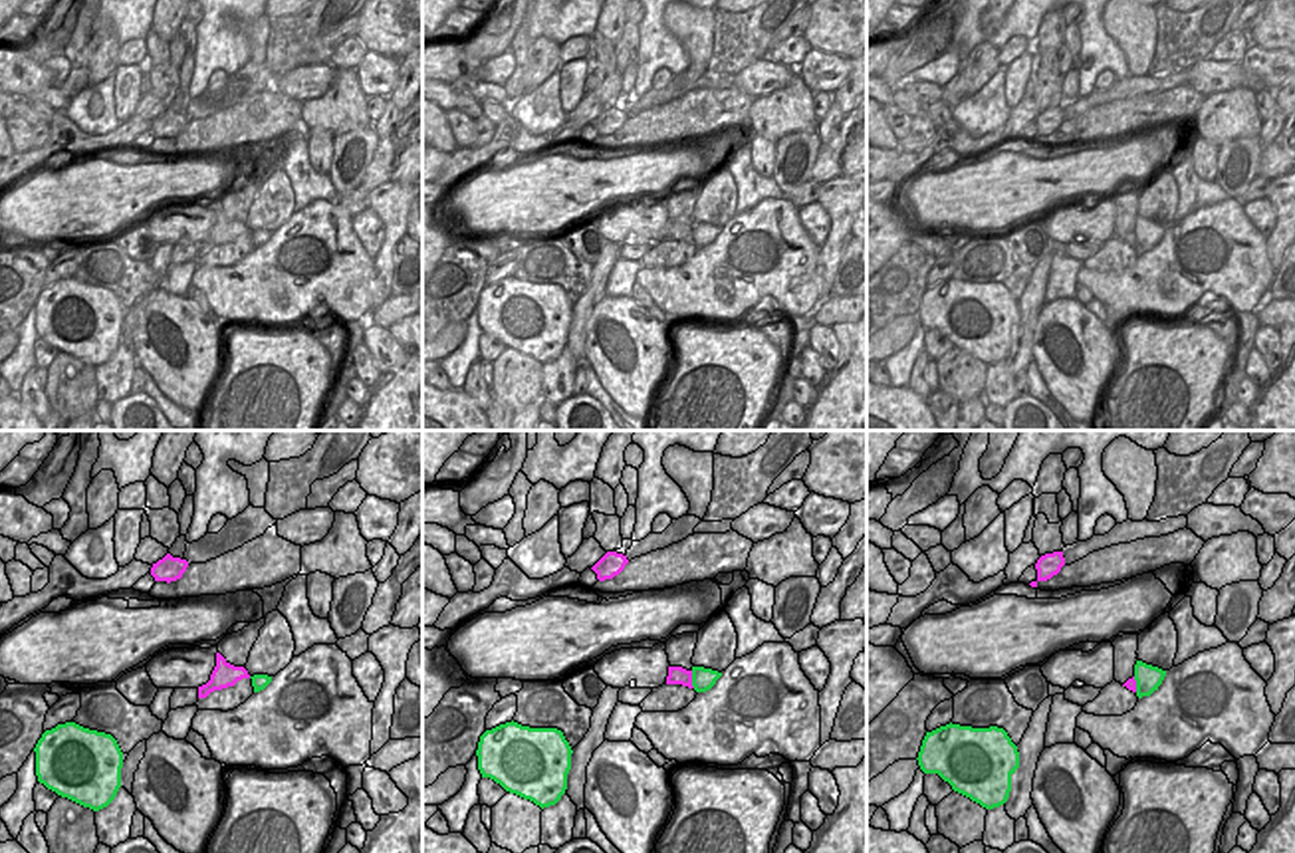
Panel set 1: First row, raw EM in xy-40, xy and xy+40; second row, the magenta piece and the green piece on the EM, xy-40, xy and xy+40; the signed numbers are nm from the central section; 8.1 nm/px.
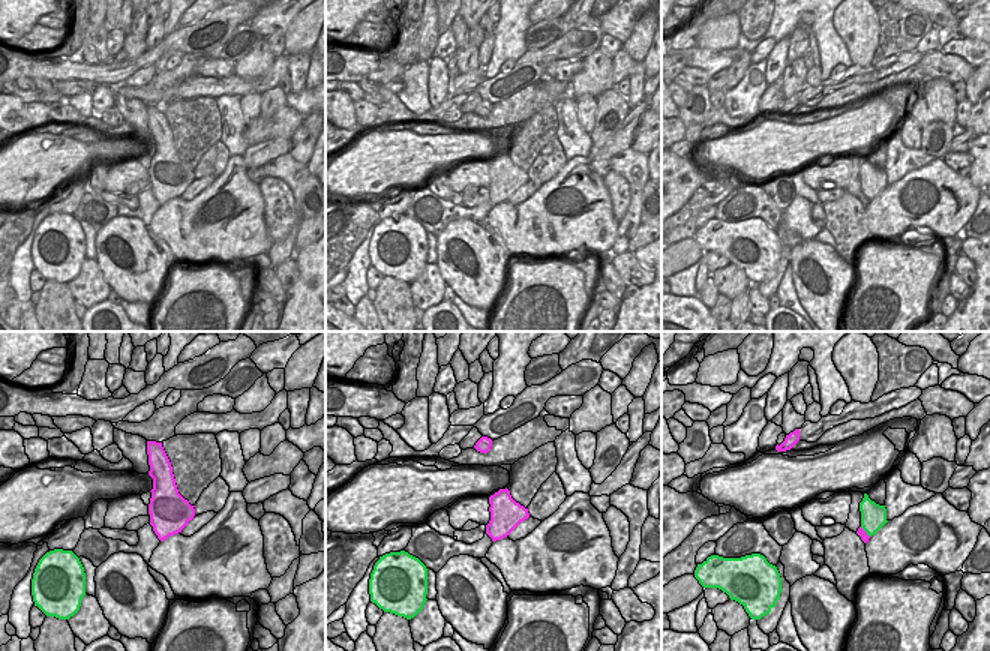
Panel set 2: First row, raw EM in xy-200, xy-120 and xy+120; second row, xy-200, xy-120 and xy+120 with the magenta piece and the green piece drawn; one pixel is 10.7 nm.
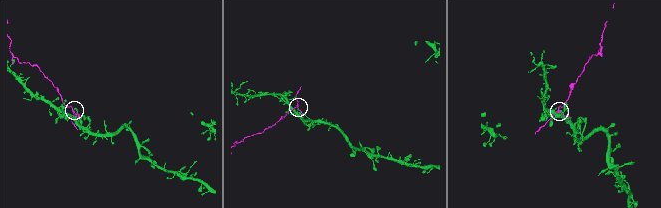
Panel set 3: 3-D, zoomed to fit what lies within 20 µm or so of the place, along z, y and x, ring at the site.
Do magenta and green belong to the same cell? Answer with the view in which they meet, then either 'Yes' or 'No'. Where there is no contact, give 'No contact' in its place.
Touches magenta in xy. No.

